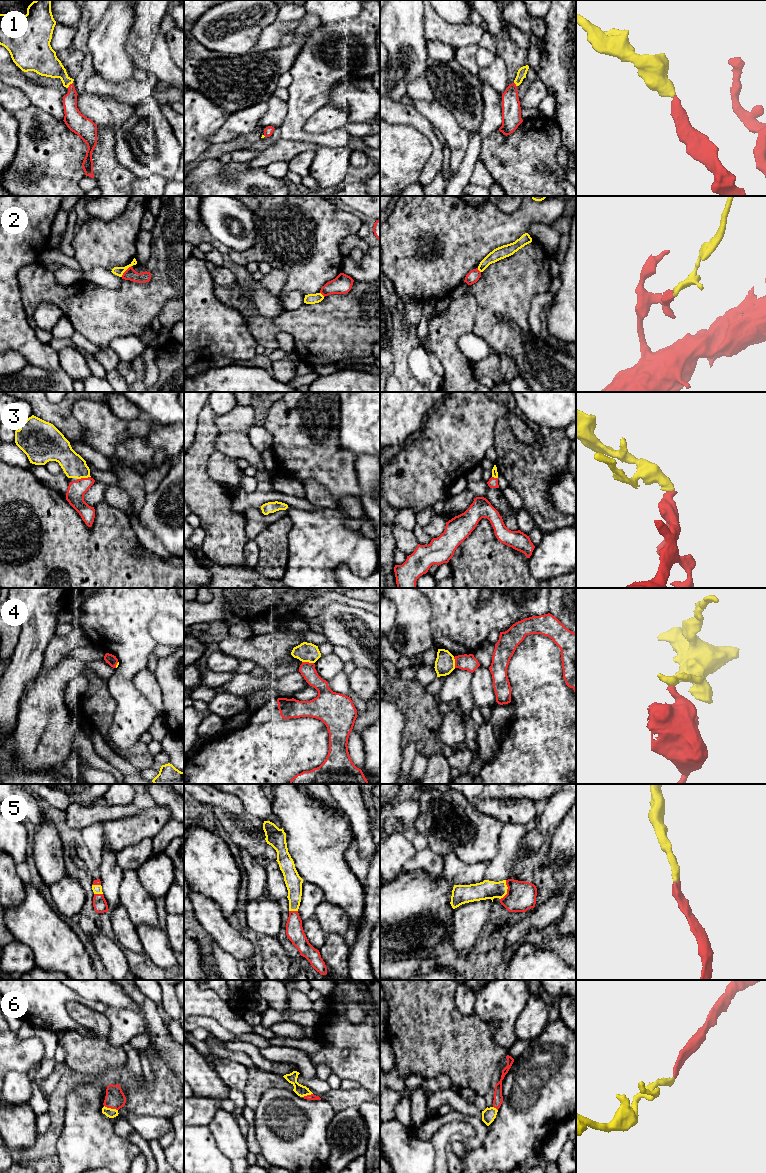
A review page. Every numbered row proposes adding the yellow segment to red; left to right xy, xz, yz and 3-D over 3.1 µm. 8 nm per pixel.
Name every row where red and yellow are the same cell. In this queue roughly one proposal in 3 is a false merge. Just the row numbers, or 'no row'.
1, 3, 5, 6

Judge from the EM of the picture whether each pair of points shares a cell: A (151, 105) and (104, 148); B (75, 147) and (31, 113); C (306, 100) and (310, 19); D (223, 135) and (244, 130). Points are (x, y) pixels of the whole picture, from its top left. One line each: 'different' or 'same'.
A: different
B: same
C: different
D: same

